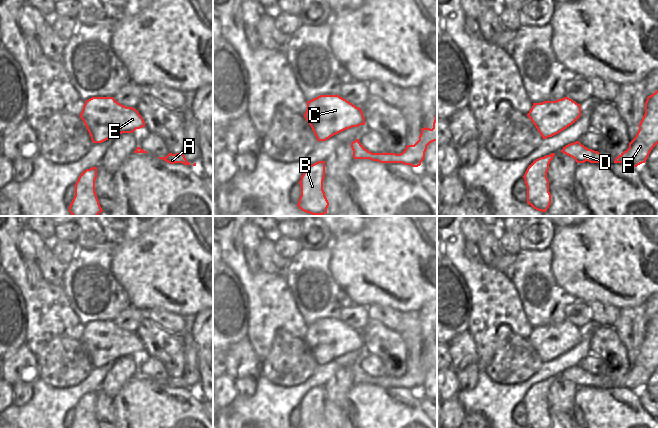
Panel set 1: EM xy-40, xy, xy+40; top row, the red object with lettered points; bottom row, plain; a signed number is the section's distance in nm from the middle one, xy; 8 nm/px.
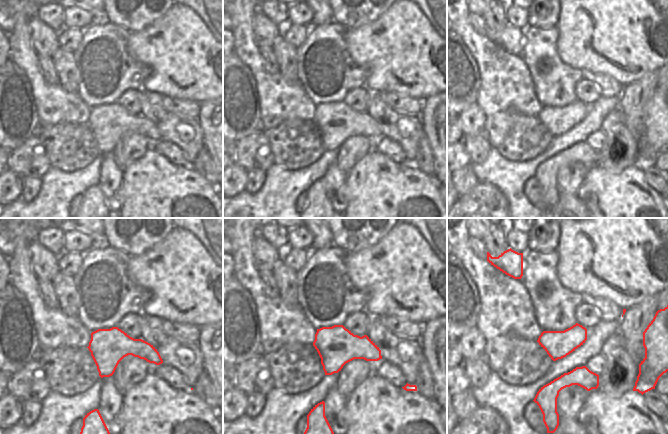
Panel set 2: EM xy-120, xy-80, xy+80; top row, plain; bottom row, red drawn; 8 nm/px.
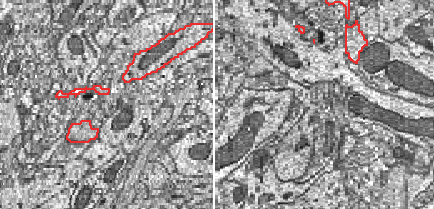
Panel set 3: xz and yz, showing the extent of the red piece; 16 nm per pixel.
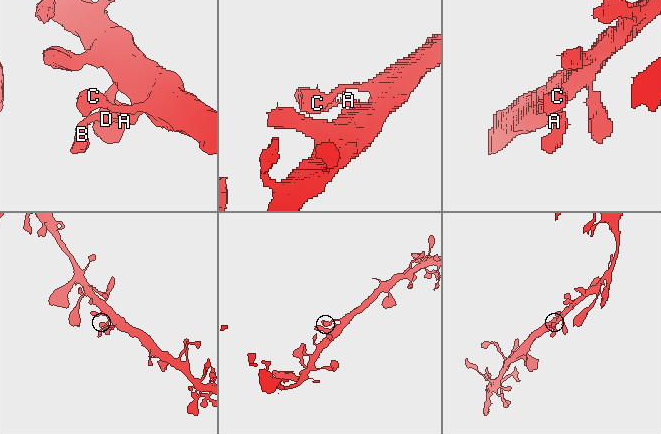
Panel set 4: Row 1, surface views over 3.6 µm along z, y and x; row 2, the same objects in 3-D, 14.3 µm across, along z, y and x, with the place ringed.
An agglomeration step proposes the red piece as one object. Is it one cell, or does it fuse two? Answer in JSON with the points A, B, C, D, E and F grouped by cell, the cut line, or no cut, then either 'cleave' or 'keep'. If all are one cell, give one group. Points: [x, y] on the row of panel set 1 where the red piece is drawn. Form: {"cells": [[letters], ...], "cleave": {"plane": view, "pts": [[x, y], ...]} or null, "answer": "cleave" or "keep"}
{"cells": [["A", "B", "C", "D", "E", "F"]], "cleave": null, "answer": "keep"}

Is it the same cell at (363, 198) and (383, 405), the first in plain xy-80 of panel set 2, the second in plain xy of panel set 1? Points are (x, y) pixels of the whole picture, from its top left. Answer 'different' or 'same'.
same

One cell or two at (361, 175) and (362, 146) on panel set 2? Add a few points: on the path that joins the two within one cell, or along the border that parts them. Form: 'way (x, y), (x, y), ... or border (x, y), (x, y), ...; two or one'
border (371, 149), (347, 173); two

